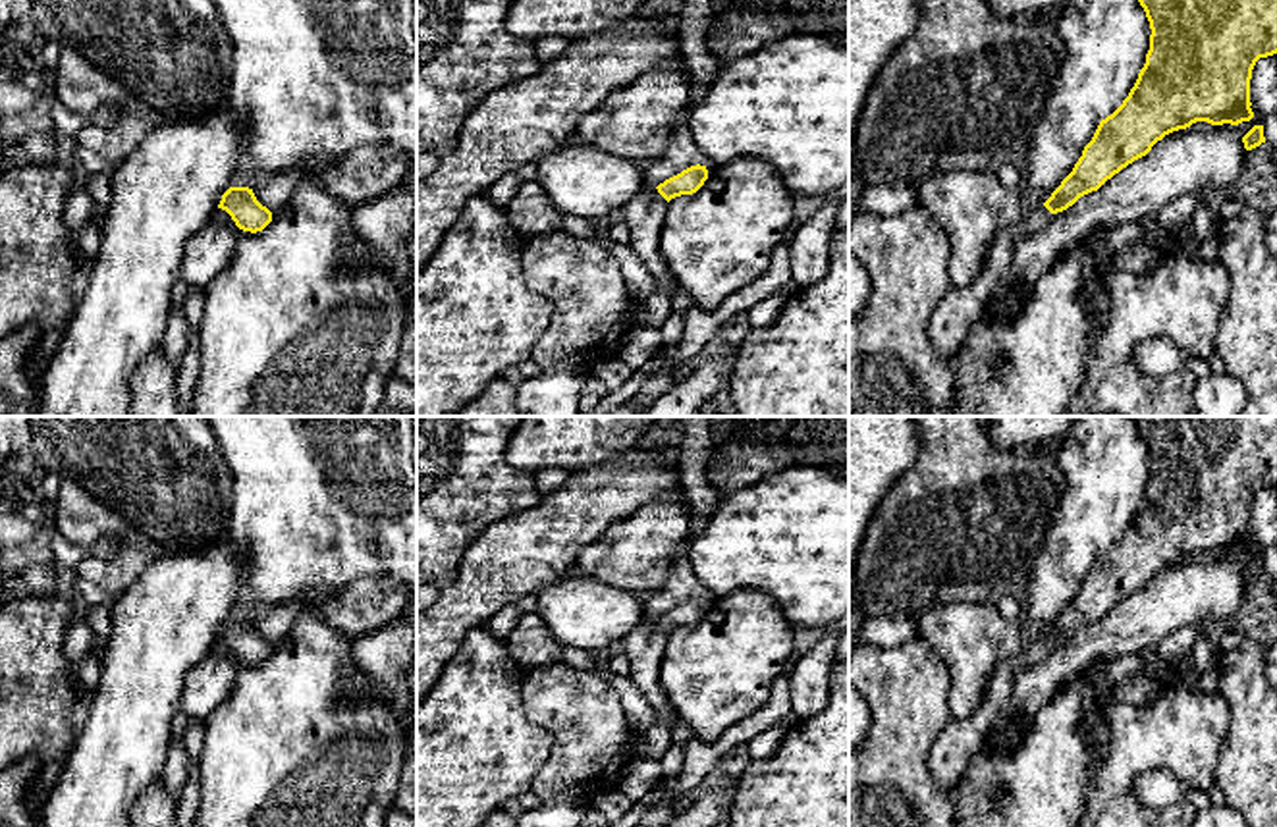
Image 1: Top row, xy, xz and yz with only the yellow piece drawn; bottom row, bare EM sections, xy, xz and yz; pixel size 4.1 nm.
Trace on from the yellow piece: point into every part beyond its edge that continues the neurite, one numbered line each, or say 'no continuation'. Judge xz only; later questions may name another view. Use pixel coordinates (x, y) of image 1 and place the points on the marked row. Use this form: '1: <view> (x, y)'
1: xz (681, 151)

